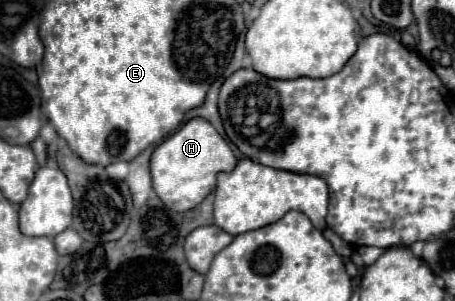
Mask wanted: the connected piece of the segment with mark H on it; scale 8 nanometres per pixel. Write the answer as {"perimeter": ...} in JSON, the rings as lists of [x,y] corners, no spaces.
{"perimeter":[[[195,117],[187,121],[179,131],[169,135],[151,155],[151,175],[153,189],[159,199],[171,211],[189,211],[197,207],[213,189],[217,173],[233,171],[237,165],[237,157],[231,151],[229,143],[215,131],[215,127]]]}

